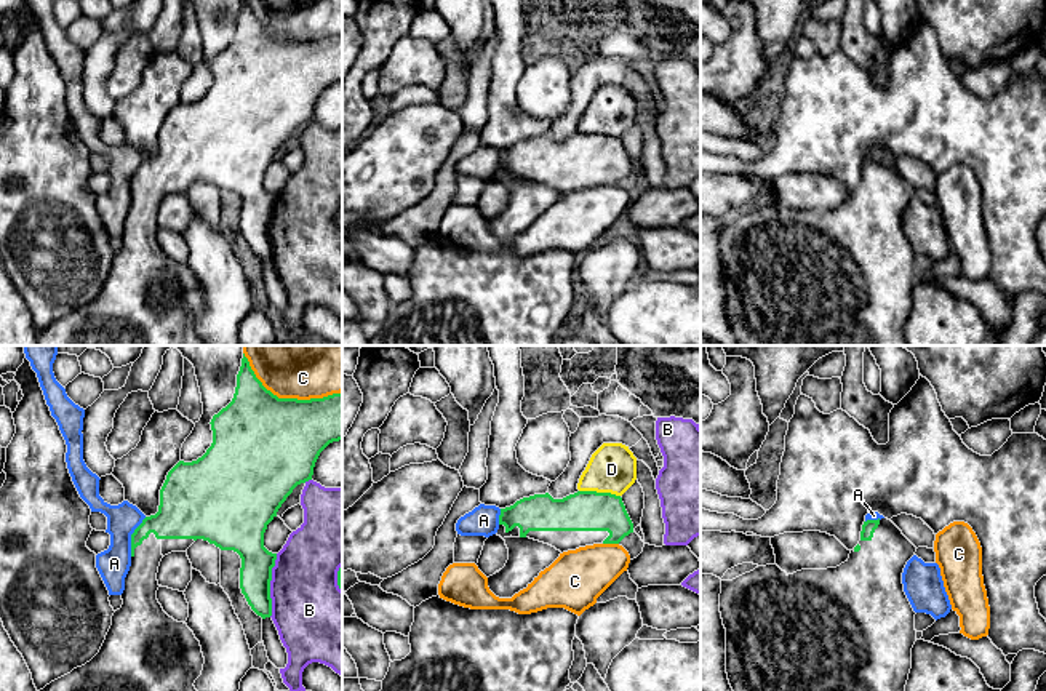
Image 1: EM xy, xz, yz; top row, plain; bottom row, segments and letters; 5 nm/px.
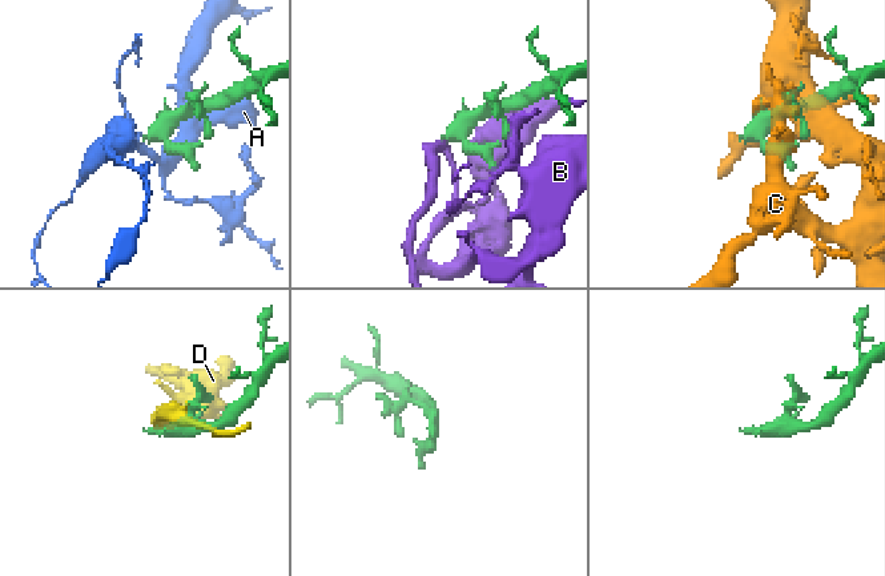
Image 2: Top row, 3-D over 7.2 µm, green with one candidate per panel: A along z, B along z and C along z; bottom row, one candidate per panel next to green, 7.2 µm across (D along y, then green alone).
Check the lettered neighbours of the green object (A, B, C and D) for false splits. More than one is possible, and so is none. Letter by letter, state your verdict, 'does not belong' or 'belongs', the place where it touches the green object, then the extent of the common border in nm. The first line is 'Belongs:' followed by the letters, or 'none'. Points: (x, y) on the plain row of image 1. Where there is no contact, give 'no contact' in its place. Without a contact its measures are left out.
Belongs: none
A: does not belong; meets green in xy at (131, 178); contact 220 nm long
B: does not belong; meets green in xy at (269, 227); contact 320 nm long
C: does not belong; meets green in xy at (290, 40); contact 500 nm long
D: does not belong; meets green in xz at (600, 135); contact 220 nm long

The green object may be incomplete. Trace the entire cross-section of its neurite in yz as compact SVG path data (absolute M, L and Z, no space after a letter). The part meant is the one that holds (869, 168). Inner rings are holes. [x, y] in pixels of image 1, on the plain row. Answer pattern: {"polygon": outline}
{"polygon": "M867 162L859 186L836 210L787 216L777 206L766 206L721 222L726 315L741 346L907 346L916 254L904 234L902 214L915 194L891 162Z"}

